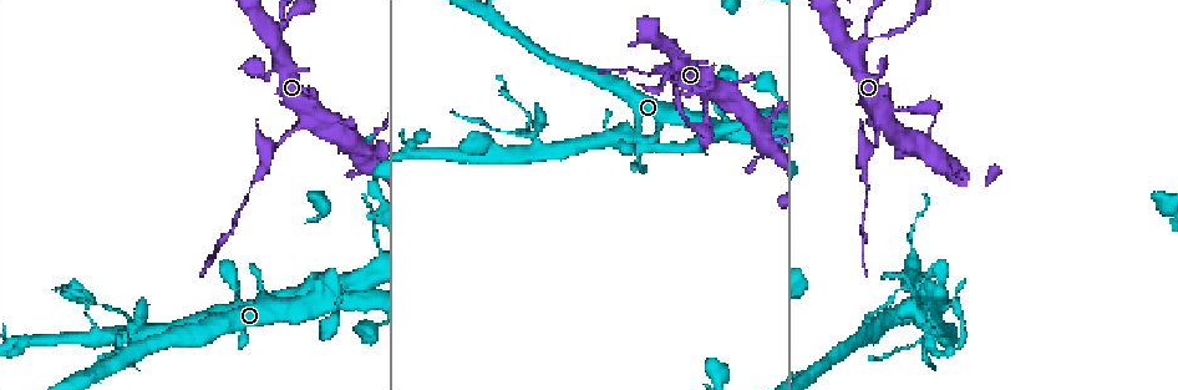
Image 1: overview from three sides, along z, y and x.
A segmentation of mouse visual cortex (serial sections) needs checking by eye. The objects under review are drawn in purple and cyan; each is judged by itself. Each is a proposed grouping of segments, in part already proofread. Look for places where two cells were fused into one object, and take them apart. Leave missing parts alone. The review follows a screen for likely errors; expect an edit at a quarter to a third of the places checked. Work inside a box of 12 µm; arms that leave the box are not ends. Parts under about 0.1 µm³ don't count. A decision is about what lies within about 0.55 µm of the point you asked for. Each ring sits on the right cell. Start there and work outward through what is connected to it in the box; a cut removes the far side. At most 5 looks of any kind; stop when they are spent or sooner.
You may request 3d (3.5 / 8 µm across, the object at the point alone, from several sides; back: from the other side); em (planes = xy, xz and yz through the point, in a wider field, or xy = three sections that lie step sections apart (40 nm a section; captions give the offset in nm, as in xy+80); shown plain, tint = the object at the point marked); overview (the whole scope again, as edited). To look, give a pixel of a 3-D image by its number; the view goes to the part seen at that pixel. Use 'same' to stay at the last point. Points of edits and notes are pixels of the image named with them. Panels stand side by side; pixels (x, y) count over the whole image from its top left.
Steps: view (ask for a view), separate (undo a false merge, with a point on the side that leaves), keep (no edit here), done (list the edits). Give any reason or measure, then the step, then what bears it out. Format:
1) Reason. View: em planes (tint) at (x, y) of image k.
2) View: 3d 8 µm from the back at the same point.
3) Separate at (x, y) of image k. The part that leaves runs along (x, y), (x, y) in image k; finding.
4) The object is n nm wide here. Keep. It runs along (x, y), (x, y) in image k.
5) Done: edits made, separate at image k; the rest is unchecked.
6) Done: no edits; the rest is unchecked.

Calibre changes. View: 3d 3.5 µm at (276, 143) of image 1.

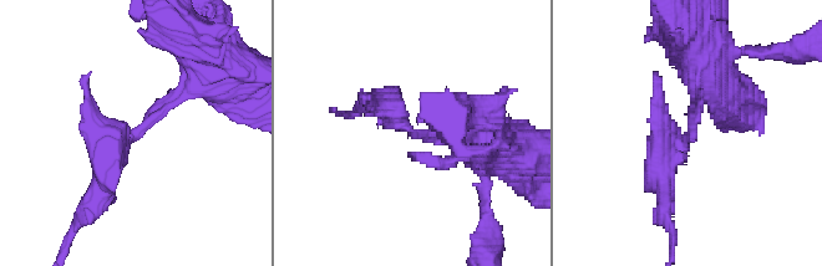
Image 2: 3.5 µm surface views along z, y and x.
View: em planes (tint) at (135, 136) of image 2.

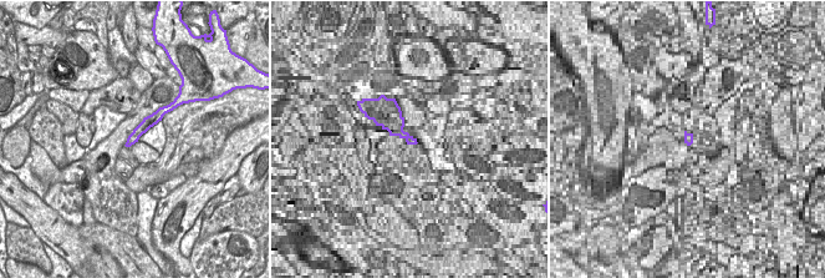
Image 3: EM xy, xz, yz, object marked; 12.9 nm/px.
The object is 140 nm wide here. Separate at (112, 136) of image 2. The part that leaves runs along (128, 139), (71, 235) in image 2; two cells meet here.

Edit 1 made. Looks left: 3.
View: overview.

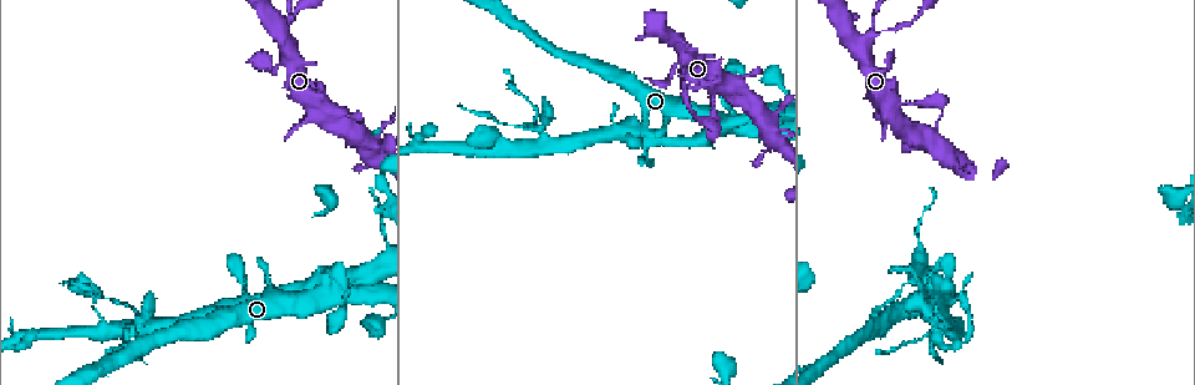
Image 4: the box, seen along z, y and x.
Four-way junction. View: 3d 3.5 µm at (743, 128) of image 4.

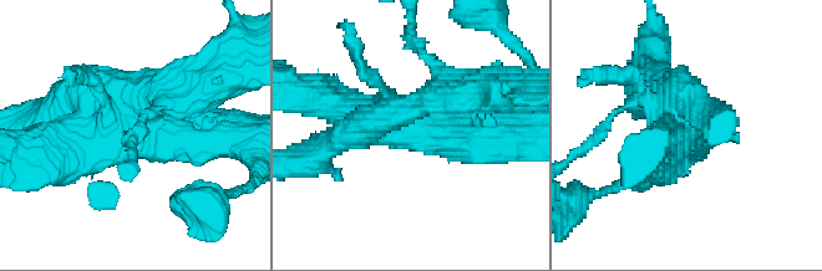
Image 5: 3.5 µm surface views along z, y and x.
Shape alone is not enough. View: em xy step 2 (tint) at (410, 121) of image 5.

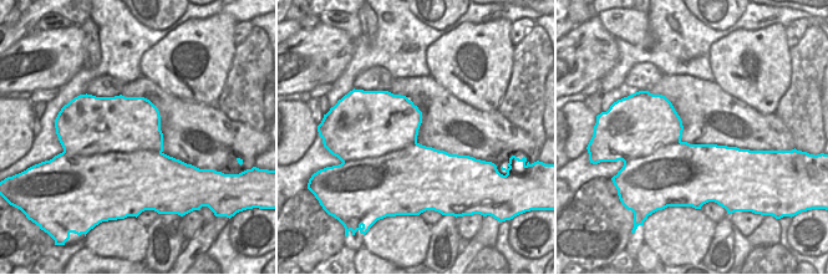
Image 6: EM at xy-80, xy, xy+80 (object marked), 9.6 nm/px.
Separate at (427, 100) of image 5. A border runs along (161, 151), (110, 151), (79, 156) in image 6; a second cell is stuck on.

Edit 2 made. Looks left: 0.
Done: edits made, separate at image 2, separate at image 5; the rest is unchecked.

